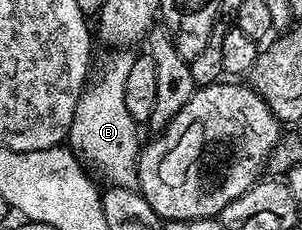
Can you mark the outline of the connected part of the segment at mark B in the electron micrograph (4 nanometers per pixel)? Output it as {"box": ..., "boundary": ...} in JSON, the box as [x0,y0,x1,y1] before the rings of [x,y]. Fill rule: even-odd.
{"box":[67,62,141,190],"boundary":[[[125,62],[113,65],[99,85],[88,87],[80,95],[67,137],[68,147],[80,162],[90,169],[95,168],[105,181],[123,186],[125,190],[132,189],[132,185],[138,183],[138,156],[141,152],[138,123],[135,123],[125,105],[128,68],[129,64]]]}

